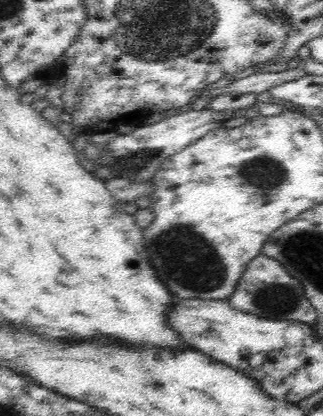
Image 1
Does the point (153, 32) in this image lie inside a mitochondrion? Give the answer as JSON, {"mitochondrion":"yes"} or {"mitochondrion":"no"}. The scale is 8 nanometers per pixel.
{"mitochondrion":"yes"}

